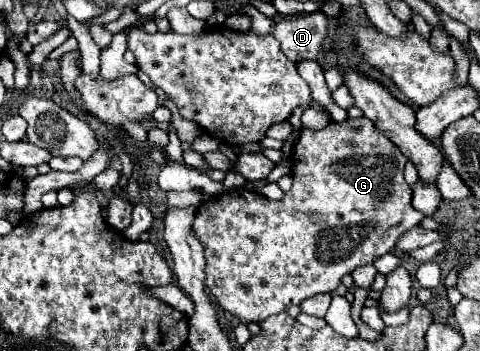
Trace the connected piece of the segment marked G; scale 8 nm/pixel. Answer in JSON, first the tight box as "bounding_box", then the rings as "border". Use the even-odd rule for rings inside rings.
{"bounding_box":[193,116,425,322],"border":[[[365,116],[349,118],[347,122],[331,122],[323,130],[303,128],[303,132],[293,148],[291,158],[293,158],[293,188],[291,188],[291,192],[287,192],[283,196],[281,202],[273,202],[257,192],[245,192],[245,188],[237,188],[237,192],[225,192],[225,194],[213,196],[213,200],[209,200],[197,208],[197,218],[193,222],[193,228],[205,246],[205,258],[207,258],[205,286],[207,286],[207,292],[217,300],[217,304],[223,310],[233,312],[243,322],[263,322],[269,316],[285,312],[287,306],[291,306],[291,304],[301,304],[305,298],[311,298],[311,296],[321,294],[321,292],[333,292],[341,284],[341,276],[353,272],[357,266],[371,264],[375,258],[387,254],[397,244],[397,240],[405,234],[405,230],[419,226],[421,220],[425,218],[423,212],[419,212],[411,206],[411,186],[403,178],[403,168],[407,164],[407,156],[403,156],[401,150],[389,138],[385,138],[379,130],[375,130],[373,122]],[[321,242],[331,242],[331,256],[329,258],[317,258],[317,246]]]}

